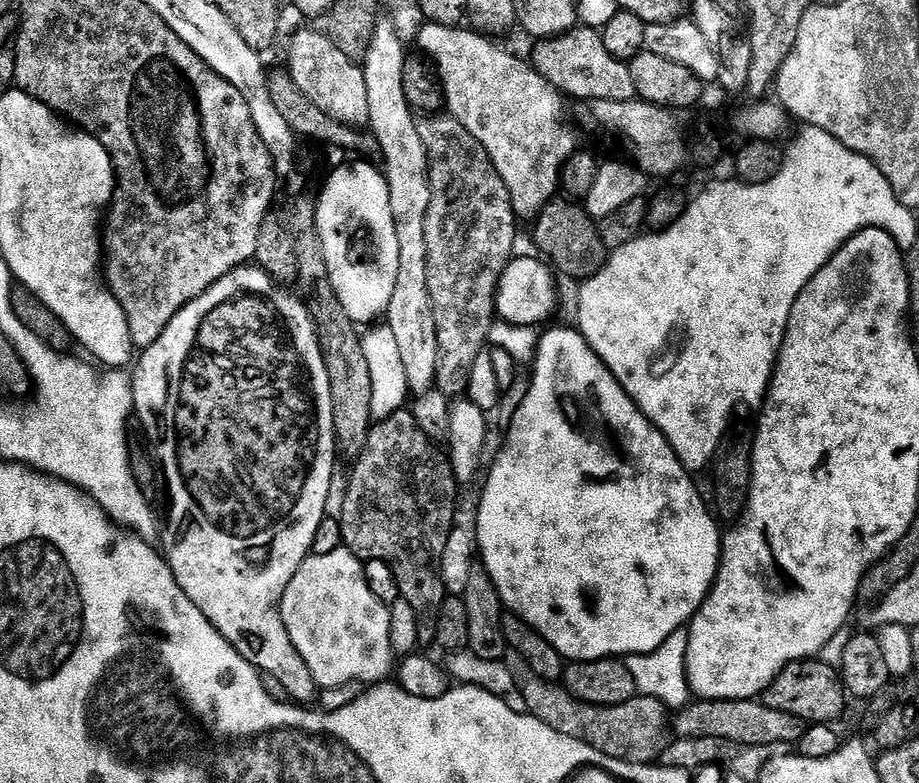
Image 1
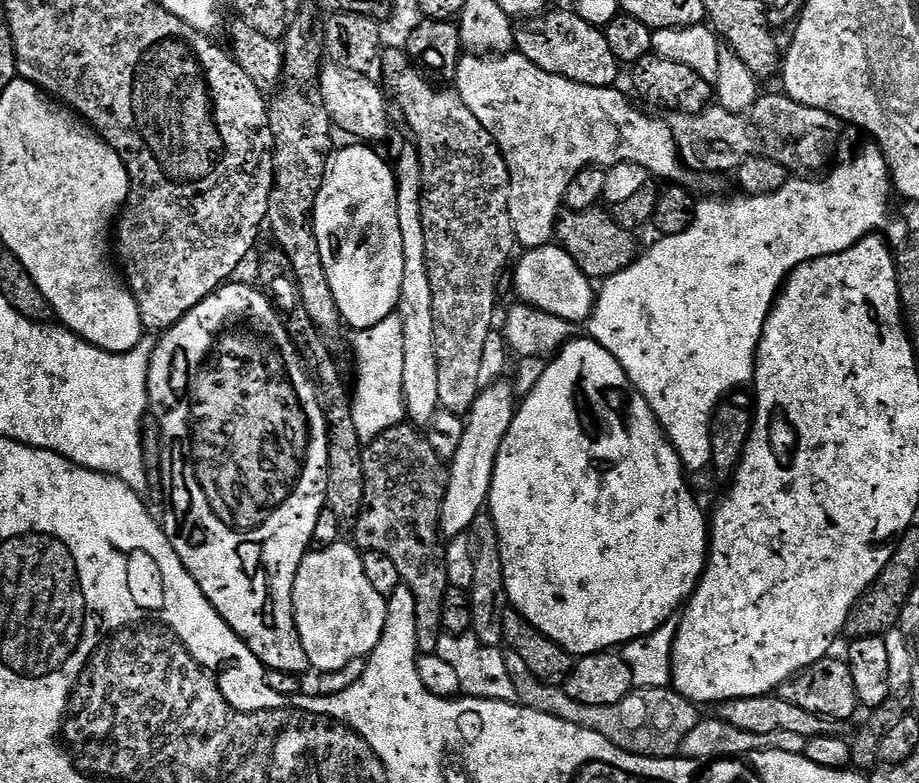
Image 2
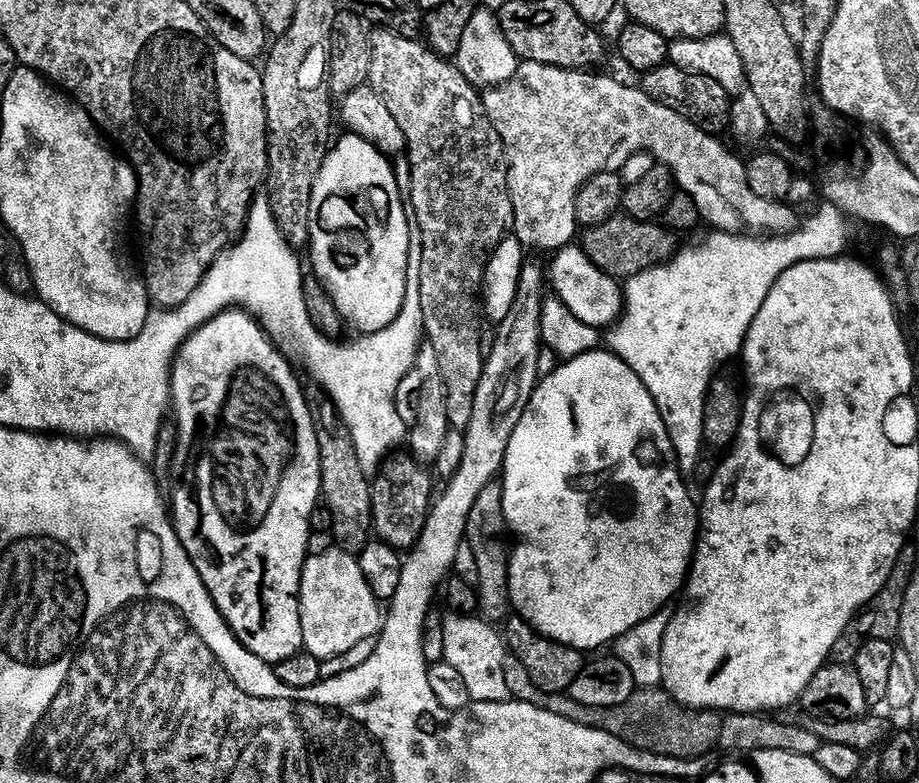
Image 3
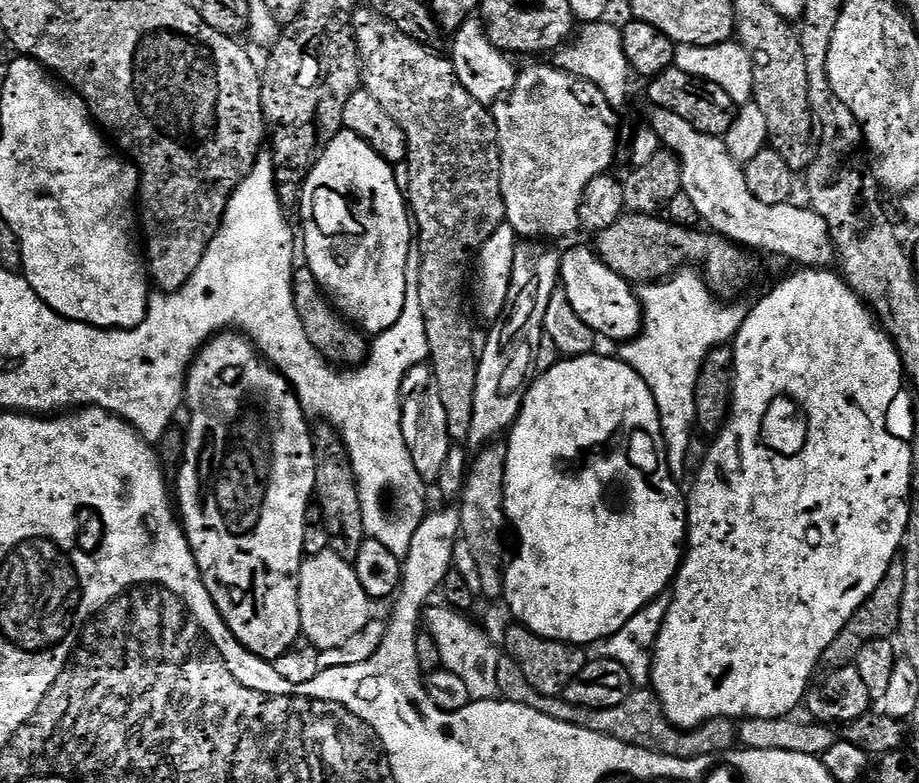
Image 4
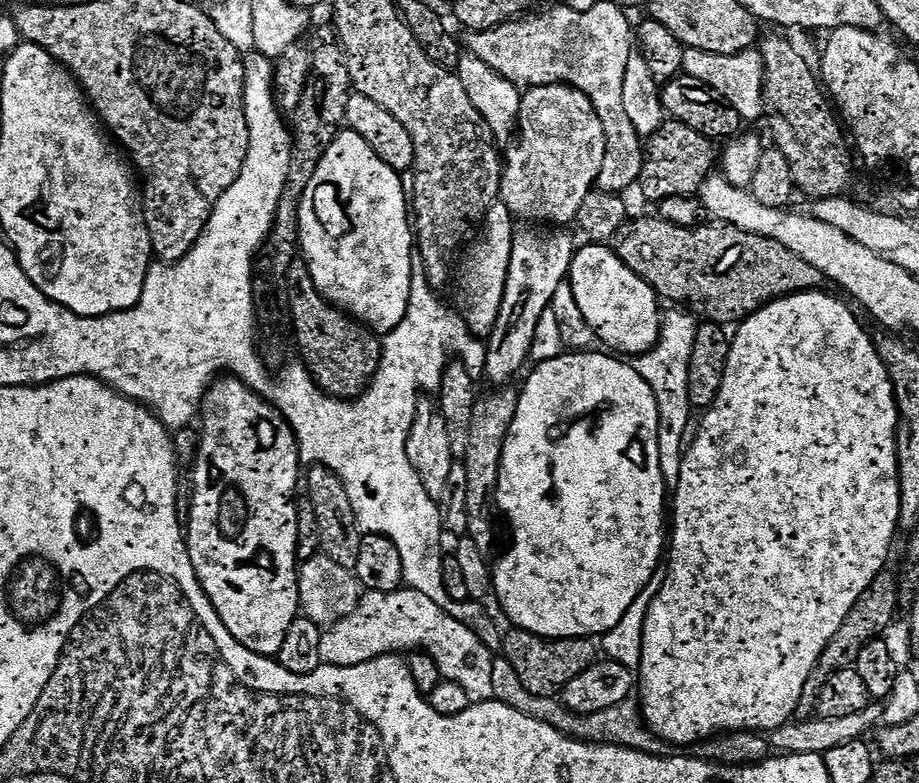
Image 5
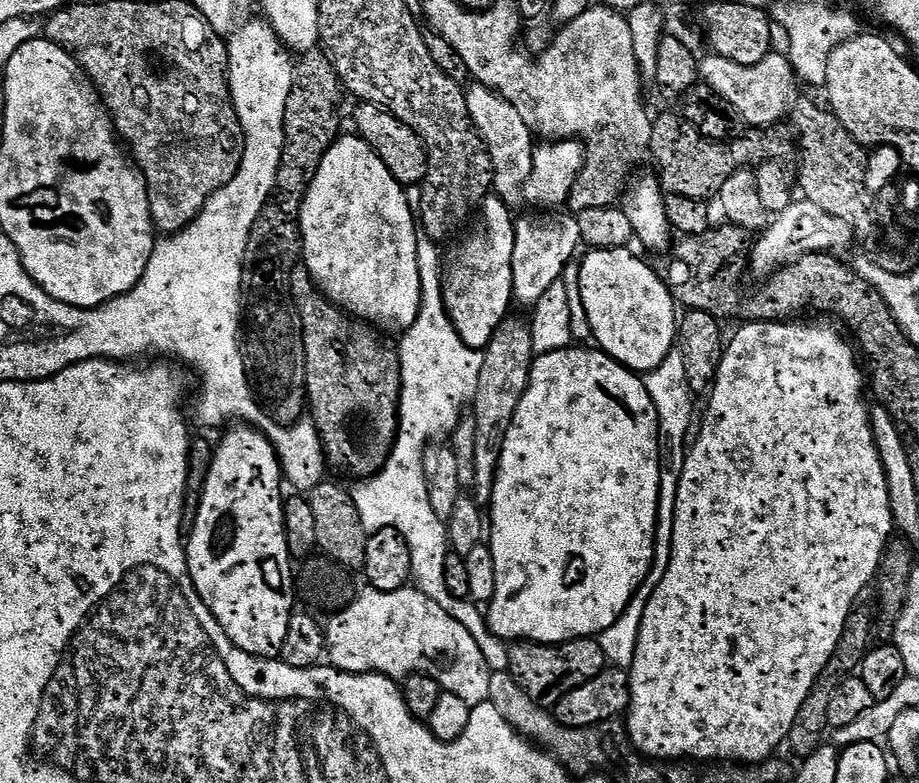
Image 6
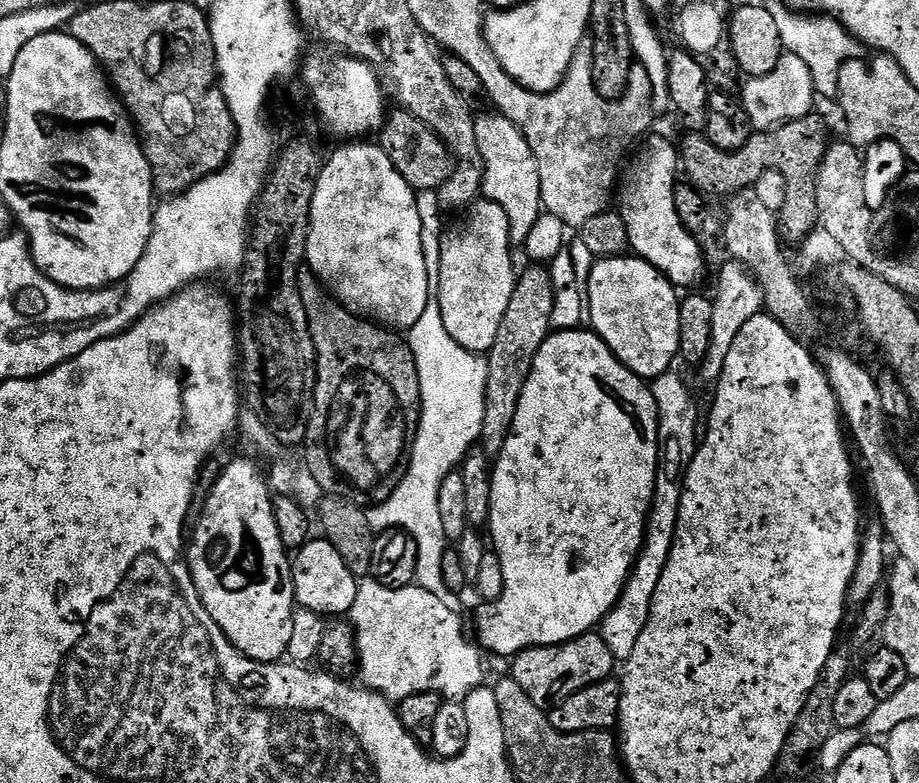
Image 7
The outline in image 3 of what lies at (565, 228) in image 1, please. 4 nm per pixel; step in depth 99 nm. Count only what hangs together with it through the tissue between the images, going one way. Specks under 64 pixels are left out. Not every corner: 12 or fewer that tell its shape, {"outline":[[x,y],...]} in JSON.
{"outline":[[625,214],[595,224],[582,247],[613,278],[665,263],[674,236]]}

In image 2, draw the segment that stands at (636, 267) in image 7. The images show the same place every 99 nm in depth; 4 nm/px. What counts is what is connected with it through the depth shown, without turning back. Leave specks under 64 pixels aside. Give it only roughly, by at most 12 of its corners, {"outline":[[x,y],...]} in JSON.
{"outline":[[559,243],[523,253],[521,301],[573,325],[597,289]]}

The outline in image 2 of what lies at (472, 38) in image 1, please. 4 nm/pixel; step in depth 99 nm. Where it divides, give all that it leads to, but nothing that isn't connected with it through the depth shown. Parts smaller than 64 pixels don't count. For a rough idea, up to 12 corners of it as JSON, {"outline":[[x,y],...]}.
{"outline":[[513,50],[454,91],[500,148],[516,243],[553,243],[578,170],[686,165],[619,87]]}

